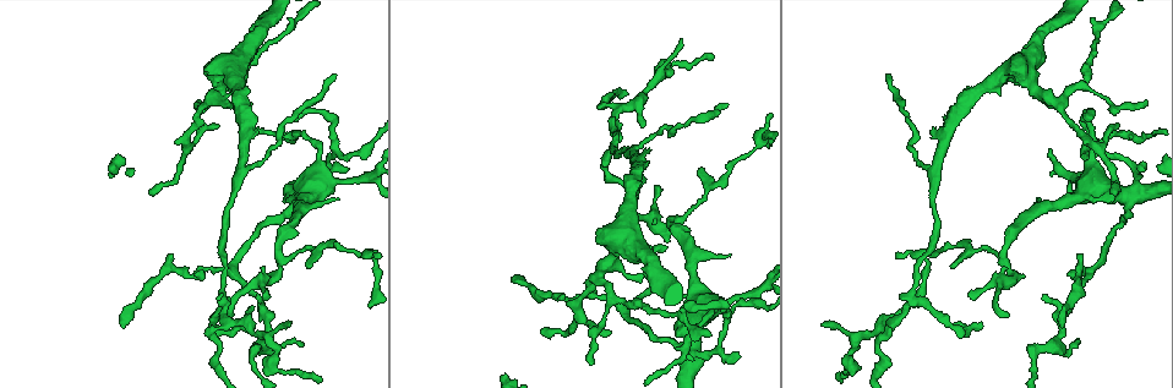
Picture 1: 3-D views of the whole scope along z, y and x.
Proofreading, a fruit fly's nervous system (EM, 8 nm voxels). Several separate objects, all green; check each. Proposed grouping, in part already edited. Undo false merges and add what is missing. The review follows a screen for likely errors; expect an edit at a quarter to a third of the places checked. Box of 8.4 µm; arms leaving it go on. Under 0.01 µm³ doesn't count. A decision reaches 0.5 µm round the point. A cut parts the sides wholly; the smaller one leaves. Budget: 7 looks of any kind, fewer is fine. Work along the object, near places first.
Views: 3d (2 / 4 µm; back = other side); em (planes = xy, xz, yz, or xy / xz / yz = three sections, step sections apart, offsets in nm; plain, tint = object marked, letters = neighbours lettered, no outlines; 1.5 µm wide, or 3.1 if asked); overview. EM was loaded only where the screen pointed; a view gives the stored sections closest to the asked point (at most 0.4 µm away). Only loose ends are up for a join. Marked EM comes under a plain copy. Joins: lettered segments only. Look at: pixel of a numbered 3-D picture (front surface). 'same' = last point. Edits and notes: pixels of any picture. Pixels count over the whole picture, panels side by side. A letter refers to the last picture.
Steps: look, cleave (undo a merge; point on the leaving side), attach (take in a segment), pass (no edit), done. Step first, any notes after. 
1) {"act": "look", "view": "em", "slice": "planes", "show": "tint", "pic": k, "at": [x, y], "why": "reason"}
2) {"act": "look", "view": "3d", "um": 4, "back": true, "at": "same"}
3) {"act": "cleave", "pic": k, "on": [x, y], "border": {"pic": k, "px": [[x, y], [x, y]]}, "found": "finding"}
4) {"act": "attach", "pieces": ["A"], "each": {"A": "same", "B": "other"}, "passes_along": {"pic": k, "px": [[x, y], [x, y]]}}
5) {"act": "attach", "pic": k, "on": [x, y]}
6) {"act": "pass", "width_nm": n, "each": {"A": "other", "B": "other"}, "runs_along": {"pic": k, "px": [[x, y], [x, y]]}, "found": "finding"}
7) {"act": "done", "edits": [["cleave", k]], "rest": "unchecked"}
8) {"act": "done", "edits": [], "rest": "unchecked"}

{"act": "look", "view": "3d", "um": 4, "pic": 1, "at": [937, 164], "why": "two arms in line, one across"}

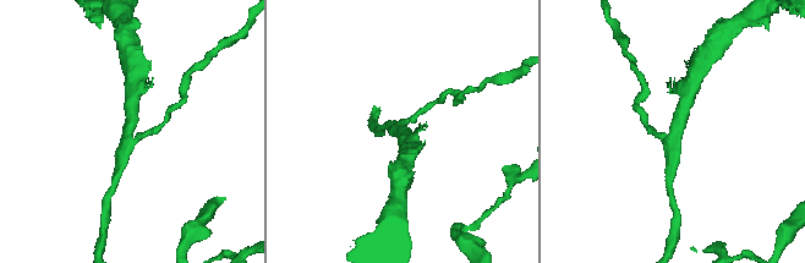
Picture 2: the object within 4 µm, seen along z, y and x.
{"act": "look", "view": "em", "slice": "xy", "step": 4, "show": "tint", "pic": 2, "at": [406, 133], "arms": 3}

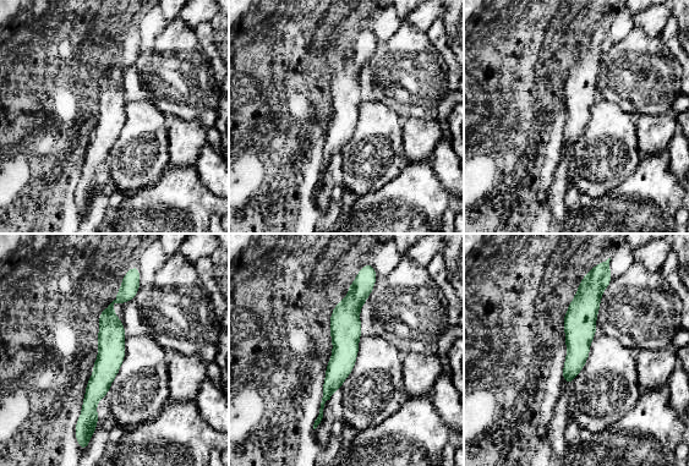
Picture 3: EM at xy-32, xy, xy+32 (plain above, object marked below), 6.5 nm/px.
{"act": "look", "view": "em", "slice": "planes", "show": "letters", "at": "same"}

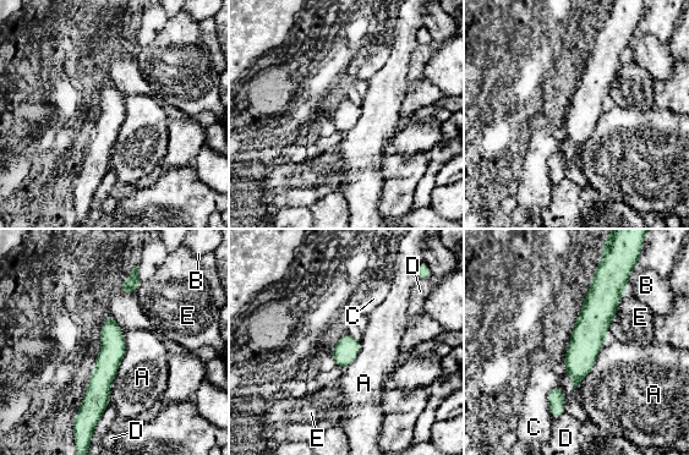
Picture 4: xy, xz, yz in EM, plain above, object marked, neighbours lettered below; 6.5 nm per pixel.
{"act": "pass", "each": {"A": "other", "B": "other", "C": "other", "D": "other", "E": "other"}, "found": "continuous, no second neuron"}

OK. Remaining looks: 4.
{"act": "look", "view": "em", "slice": "xy", "step": 8, "show": "letters", "pic": 1, "at": [953, 323], "why": "an open end"}

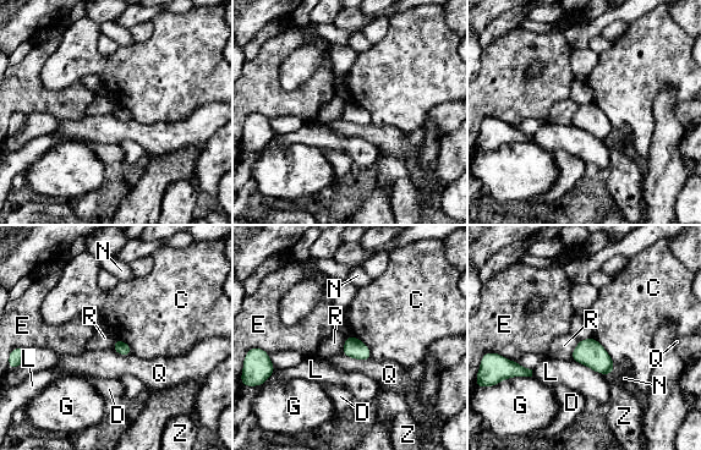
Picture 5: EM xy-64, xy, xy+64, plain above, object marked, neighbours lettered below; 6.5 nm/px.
{"act": "look", "view": "em", "slice": "planes", "show": "letters", "at": "same", "why": "cut it another way"}

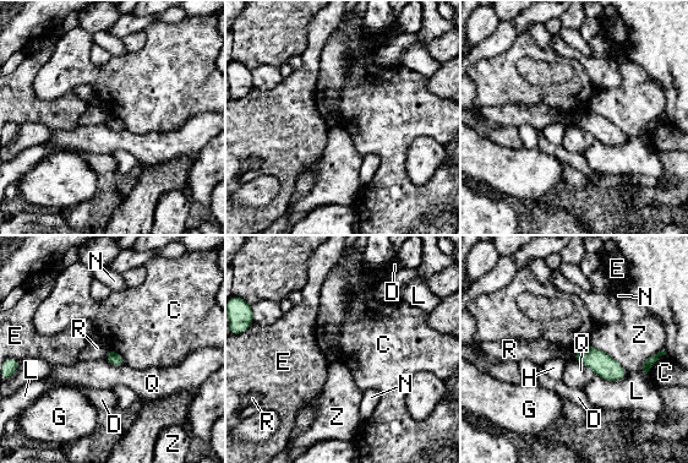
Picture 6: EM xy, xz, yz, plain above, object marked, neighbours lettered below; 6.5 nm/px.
{"act": "pass", "longest_contact_nm": ["Z", 320], "each": {"C": "other", "D": "other", "E": "other", "G": "other", "H": "other", "L": "other", "N": "other", "Q": "other", "R": "other", "Z": "other"}, "border": {"pic": 6, "px": [[585, 347], [571, 357]]}, "found": "none of them fits"}

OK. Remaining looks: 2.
{"act": "look", "view": "em", "slice": "xy", "step": 8, "show": "letters", "pic": 1, "at": [149, 193], "why": "branch stops here"}

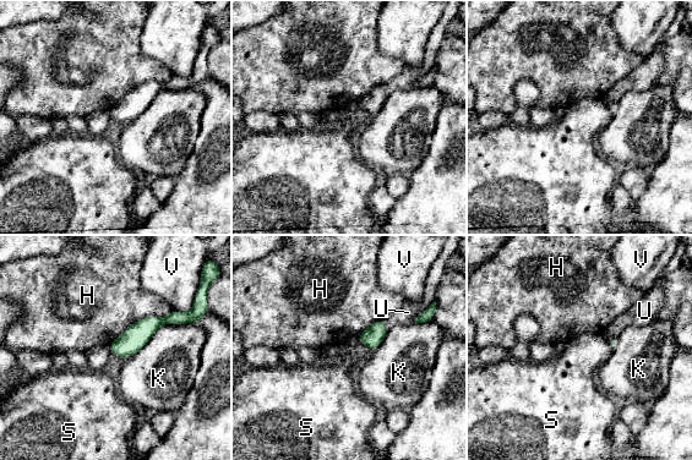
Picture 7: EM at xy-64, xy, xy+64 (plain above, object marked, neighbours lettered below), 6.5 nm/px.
{"act": "look", "view": "em", "slice": "planes", "show": "letters", "at": "same"}

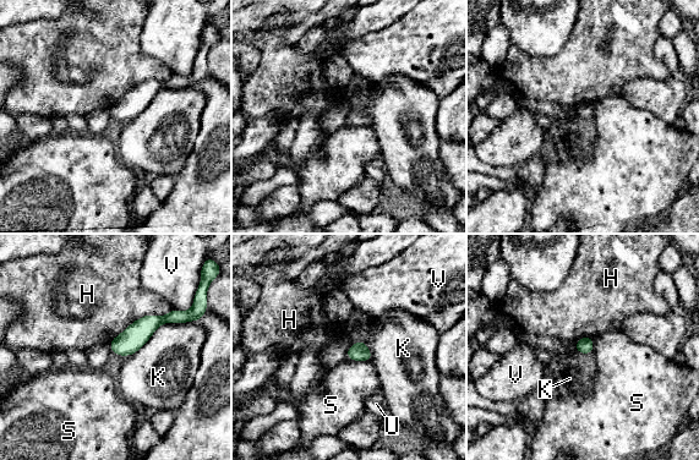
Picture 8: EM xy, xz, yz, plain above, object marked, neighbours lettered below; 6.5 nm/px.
{"act": "pass", "each": {"H": "other", "K": "other", "S": "other", "U": "other", "V": "other"}, "runs_along": {"pic": 8, "px": [[176, 313], [147, 324], [114, 350]]}, "found": "no lettered segment goes on from it"}

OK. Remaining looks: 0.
{"act": "done", "edits": [], "rest": "unchecked"}

